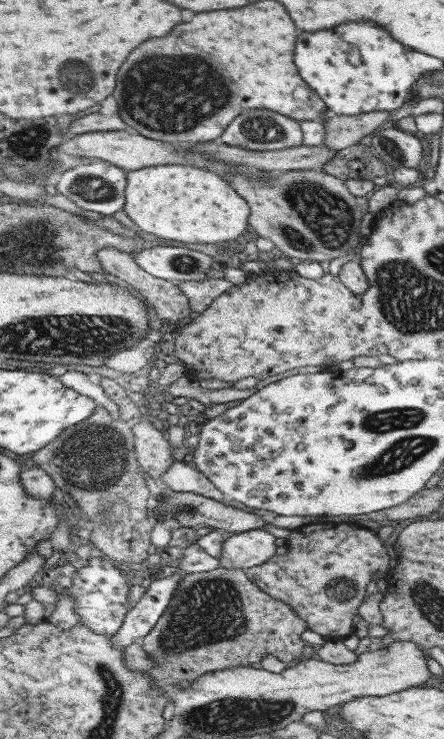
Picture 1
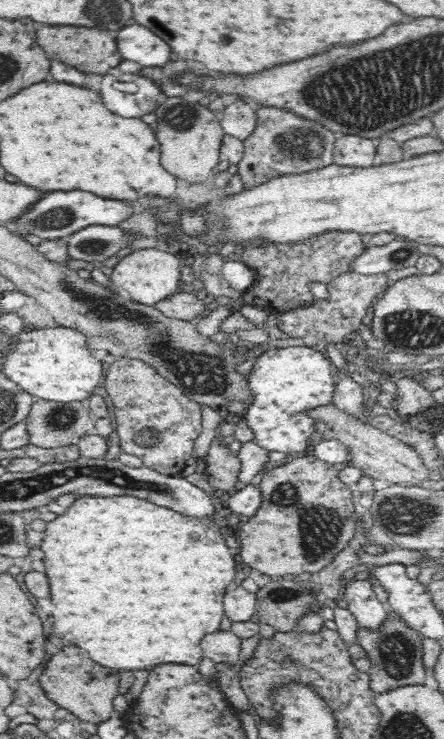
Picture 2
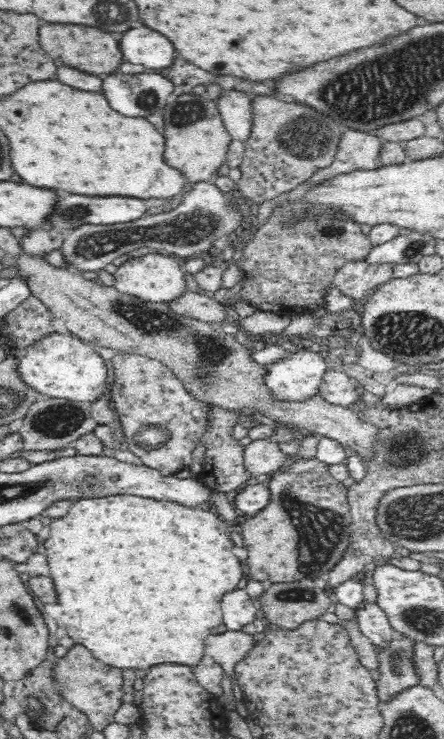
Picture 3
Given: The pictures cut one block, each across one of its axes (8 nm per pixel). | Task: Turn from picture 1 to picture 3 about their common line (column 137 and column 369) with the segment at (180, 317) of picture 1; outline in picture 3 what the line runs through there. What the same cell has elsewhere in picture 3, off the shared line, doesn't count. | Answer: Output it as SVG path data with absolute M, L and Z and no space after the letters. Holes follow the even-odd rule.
M350 260L335 274L337 288L354 302L360 301L369 290L393 279L393 262Z

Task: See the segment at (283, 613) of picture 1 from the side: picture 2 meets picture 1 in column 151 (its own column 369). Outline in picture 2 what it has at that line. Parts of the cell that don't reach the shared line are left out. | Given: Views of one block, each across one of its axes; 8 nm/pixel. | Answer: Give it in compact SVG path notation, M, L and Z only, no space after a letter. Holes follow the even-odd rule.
M389 613L389 619L377 633L362 627L358 629L356 643L363 647L371 661L367 674L370 676L372 691L379 695L401 686L424 685L428 671L422 662L421 639L420 633L409 629L400 621L400 617L392 613Z

